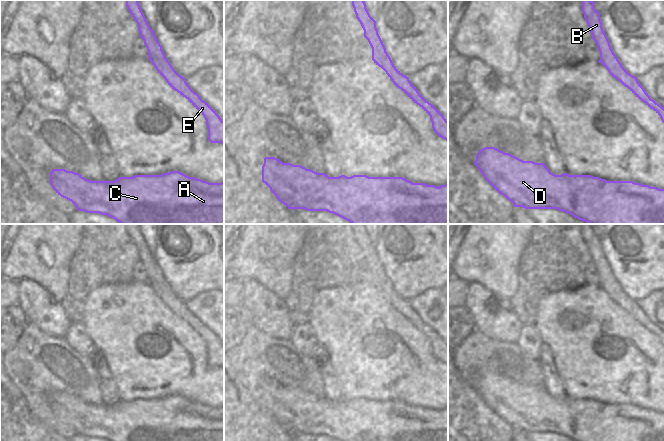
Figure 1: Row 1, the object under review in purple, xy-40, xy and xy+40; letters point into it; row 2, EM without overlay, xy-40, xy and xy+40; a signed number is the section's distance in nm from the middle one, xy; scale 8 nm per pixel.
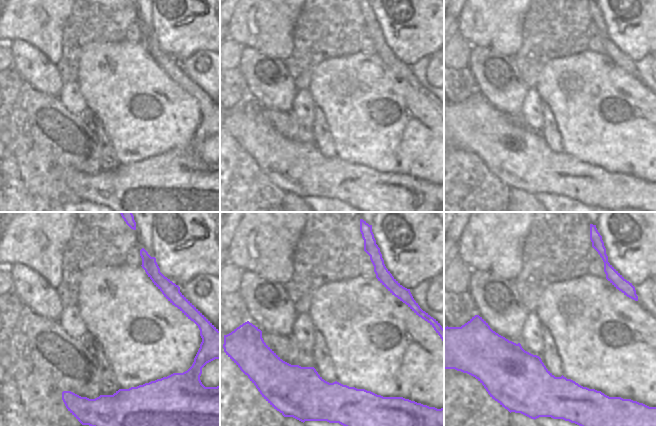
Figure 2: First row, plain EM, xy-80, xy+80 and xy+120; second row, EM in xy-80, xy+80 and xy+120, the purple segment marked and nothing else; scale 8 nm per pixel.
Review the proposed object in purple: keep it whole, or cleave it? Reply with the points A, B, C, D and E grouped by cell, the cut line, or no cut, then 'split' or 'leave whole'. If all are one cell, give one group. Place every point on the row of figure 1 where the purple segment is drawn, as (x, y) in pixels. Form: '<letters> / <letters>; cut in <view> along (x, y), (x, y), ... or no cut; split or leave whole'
A B C D E; no cut; leave whole

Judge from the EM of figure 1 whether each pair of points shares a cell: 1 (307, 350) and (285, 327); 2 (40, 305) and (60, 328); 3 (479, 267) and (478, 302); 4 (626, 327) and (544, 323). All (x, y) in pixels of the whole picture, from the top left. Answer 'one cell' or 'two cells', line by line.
1: two cells
2: one cell
3: two cells
4: one cell

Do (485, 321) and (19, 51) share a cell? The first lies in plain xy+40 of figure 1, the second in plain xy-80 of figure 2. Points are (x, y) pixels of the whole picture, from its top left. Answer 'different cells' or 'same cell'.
same cell

